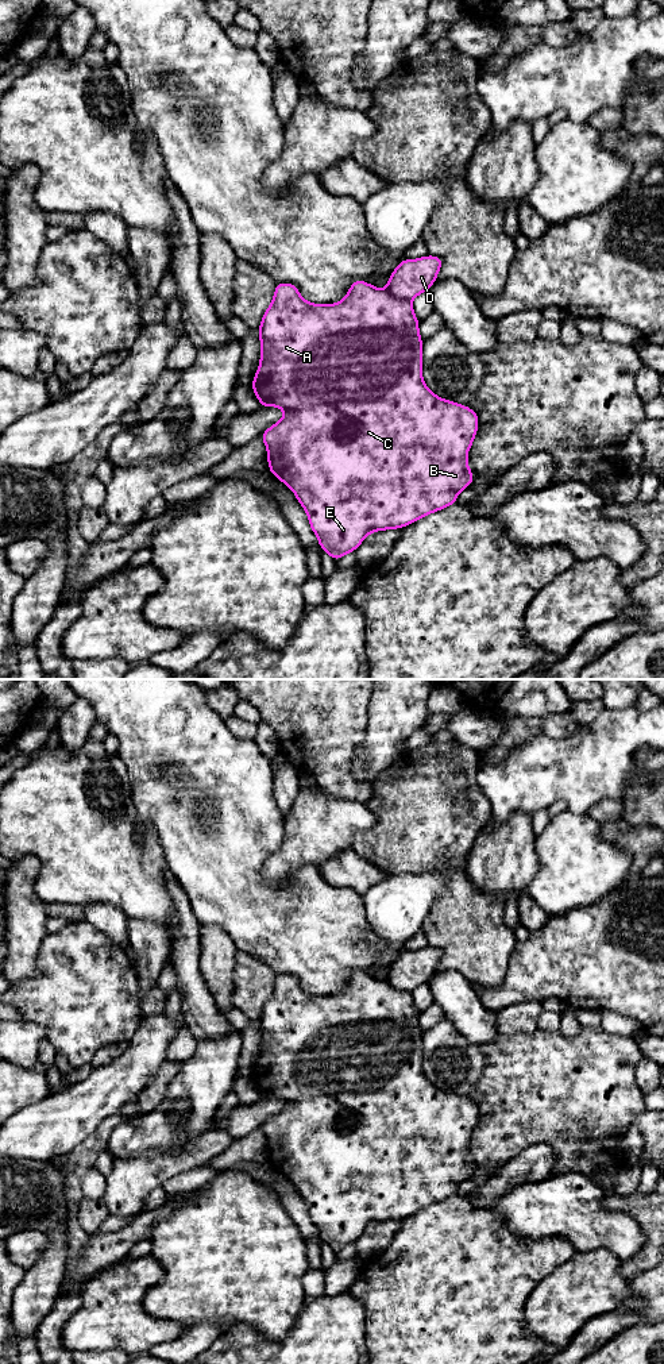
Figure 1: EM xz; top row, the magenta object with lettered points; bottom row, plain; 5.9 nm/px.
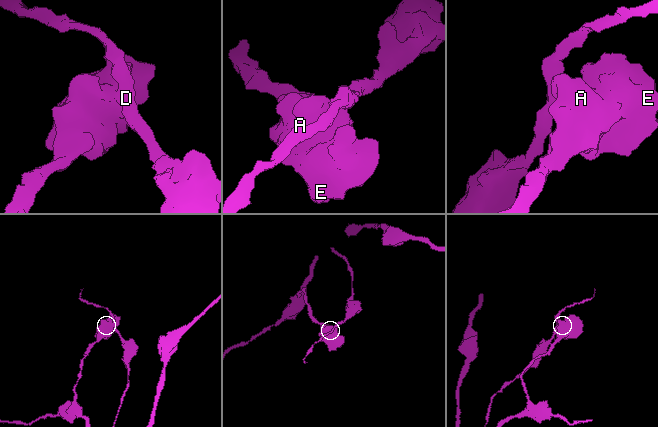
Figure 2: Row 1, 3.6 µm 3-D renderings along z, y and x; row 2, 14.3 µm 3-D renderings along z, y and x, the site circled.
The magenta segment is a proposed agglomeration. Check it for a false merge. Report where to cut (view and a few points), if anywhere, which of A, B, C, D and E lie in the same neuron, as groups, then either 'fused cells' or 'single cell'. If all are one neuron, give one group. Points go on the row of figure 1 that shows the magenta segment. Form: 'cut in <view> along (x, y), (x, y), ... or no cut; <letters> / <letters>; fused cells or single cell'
cut in xz along (386, 289), (392, 295), (410, 301); A B C E / D; fused cells

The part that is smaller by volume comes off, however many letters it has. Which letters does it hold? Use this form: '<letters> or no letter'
D

